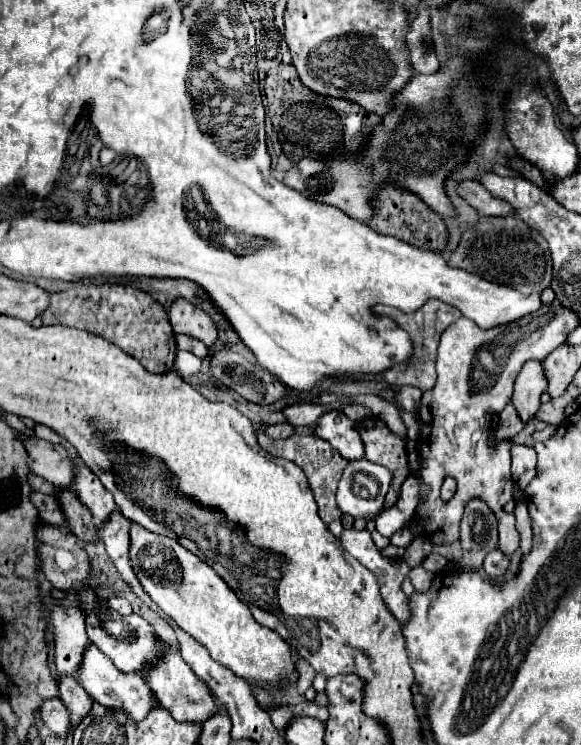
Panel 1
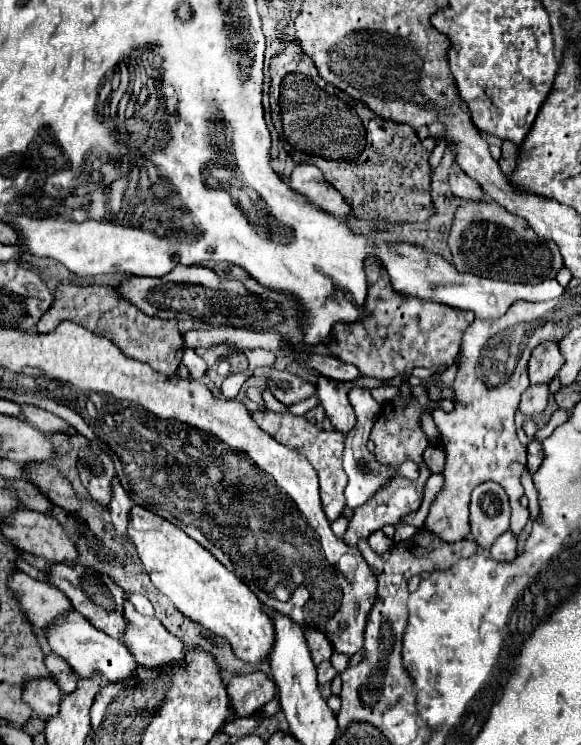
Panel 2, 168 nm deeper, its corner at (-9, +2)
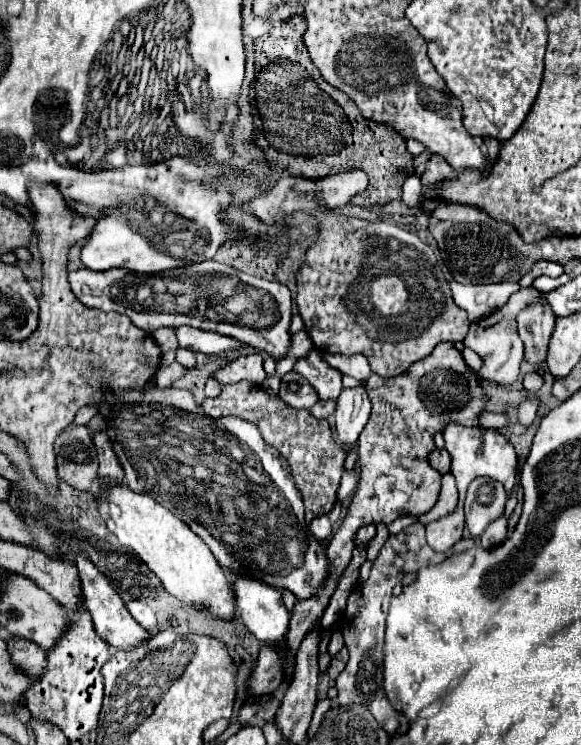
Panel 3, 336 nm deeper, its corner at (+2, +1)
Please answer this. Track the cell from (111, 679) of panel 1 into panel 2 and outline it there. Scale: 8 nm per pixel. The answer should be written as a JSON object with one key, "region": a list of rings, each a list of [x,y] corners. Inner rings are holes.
{"region":[[[76,610],[66,612],[64,616],[60,616],[56,626],[52,624],[52,628],[46,628],[46,640],[52,648],[52,652],[58,654],[60,658],[64,658],[70,664],[70,668],[82,678],[88,678],[94,672],[100,672],[108,682],[120,682],[120,680],[126,680],[126,678],[134,676],[136,660],[128,652],[128,648],[122,644],[122,640],[112,638],[106,632],[94,628]]]}

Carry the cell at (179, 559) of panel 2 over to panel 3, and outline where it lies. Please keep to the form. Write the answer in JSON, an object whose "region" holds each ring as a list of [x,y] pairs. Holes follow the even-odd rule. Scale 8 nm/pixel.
{"region":[[[113,485],[107,493],[97,495],[99,513],[105,519],[109,531],[121,545],[135,551],[135,555],[159,577],[163,589],[183,601],[207,611],[209,617],[219,621],[233,621],[235,617],[235,593],[233,585],[225,577],[225,571],[211,555],[209,547],[169,509],[159,505],[151,495],[133,493],[125,485]]]}

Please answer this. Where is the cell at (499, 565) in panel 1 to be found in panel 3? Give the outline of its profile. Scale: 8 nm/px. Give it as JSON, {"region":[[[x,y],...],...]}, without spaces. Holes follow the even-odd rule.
{"region":[[[499,517],[497,521],[493,521],[493,525],[489,525],[489,529],[485,529],[485,533],[481,535],[481,547],[483,549],[493,549],[497,545],[501,545],[507,539],[507,519]]]}

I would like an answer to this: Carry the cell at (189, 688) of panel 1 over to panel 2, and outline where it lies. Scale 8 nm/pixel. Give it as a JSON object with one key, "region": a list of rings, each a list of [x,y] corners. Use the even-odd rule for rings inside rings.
{"region":[[[124,598],[124,618],[126,630],[122,640],[138,664],[150,668],[184,664],[186,646],[172,636],[160,620],[138,614],[128,598]]]}

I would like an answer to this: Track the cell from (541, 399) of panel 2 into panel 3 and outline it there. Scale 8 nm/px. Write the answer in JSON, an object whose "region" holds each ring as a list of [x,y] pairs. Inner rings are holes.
{"region":[[[527,373],[525,375],[525,379],[523,379],[523,391],[527,391],[527,393],[537,393],[539,389],[541,389],[541,385],[543,385],[543,377],[539,375],[539,373]]]}

